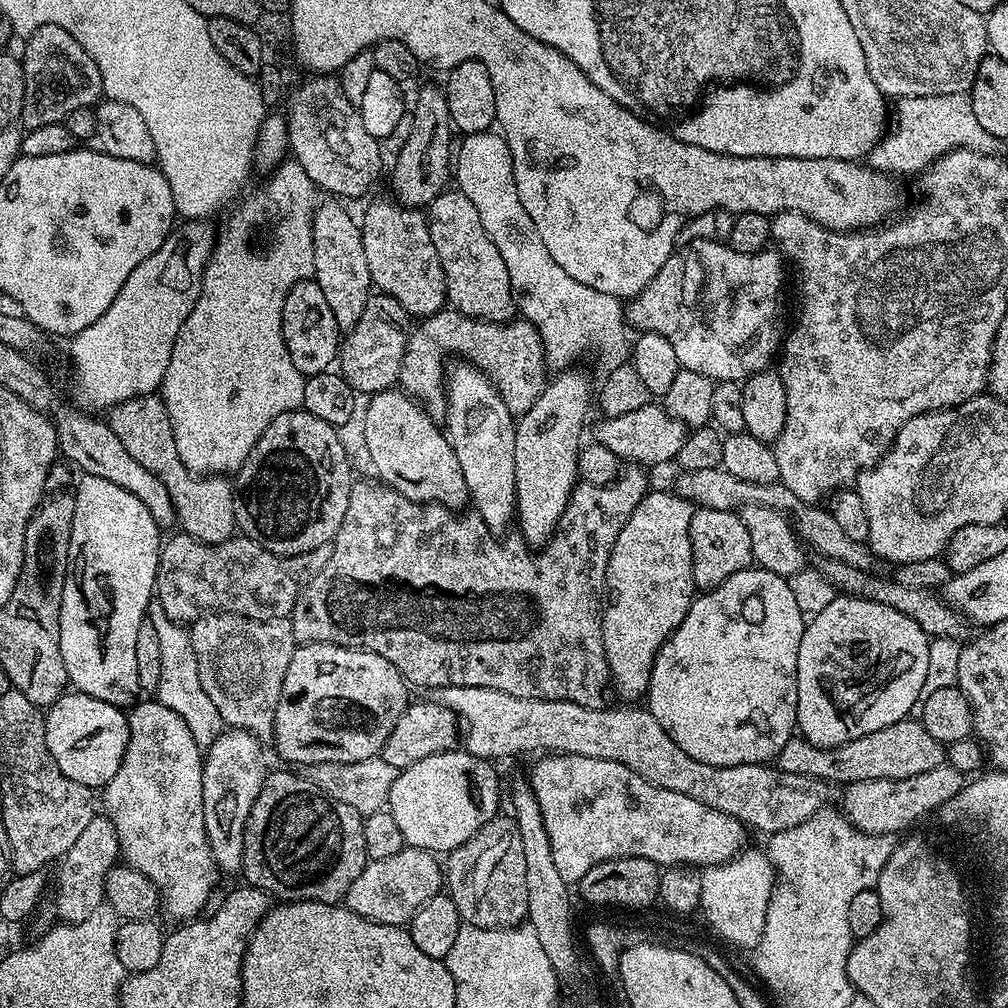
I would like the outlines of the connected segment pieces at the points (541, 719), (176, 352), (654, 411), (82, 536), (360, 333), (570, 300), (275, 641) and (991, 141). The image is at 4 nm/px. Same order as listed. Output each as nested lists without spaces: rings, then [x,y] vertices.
[[[442,688],[438,692],[438,700],[456,713],[462,725],[463,747],[470,754],[480,756],[484,760],[496,762],[499,761],[499,756],[512,756],[515,752],[532,752],[535,748],[545,748],[543,751],[548,754],[567,754],[622,762],[622,766],[634,770],[654,786],[662,786],[666,790],[686,794],[686,798],[694,798],[722,814],[730,814],[749,829],[757,828],[758,831],[764,832],[763,834],[790,830],[790,826],[798,826],[806,822],[808,816],[821,811],[822,808],[821,785],[811,780],[809,776],[786,774],[768,764],[743,764],[723,768],[698,762],[698,758],[690,758],[690,754],[686,754],[686,750],[682,750],[678,742],[674,742],[674,738],[666,734],[666,730],[662,730],[660,723],[644,706],[587,708],[578,706],[572,700],[514,698],[502,690],[489,688]]]
[[[288,158],[276,165],[272,175],[276,177],[276,184],[272,184],[272,192],[280,192],[280,204],[284,204],[284,232],[292,232],[292,236],[280,236],[276,240],[276,248],[272,252],[261,251],[264,256],[256,256],[259,248],[244,248],[244,236],[240,232],[232,232],[228,240],[224,240],[224,248],[220,248],[220,256],[212,256],[204,267],[204,281],[200,286],[198,302],[194,302],[194,310],[182,322],[182,330],[178,330],[178,338],[174,342],[174,350],[170,354],[170,366],[166,366],[164,380],[160,383],[158,392],[162,397],[166,410],[170,416],[170,426],[174,430],[174,442],[178,446],[178,454],[188,469],[197,474],[232,474],[244,464],[244,459],[258,442],[258,438],[270,426],[270,422],[283,412],[295,412],[304,403],[302,390],[306,377],[300,373],[298,366],[290,362],[290,354],[286,350],[286,342],[282,338],[282,306],[286,302],[286,294],[298,282],[311,280],[314,276],[314,242],[312,241],[312,214],[314,203],[308,196],[317,195],[318,189],[315,182],[302,170],[302,166],[295,159]]]
[[[649,402],[642,406],[642,410],[634,410],[631,414],[622,414],[618,418],[604,418],[601,421],[596,428],[595,443],[606,446],[621,462],[627,462],[632,466],[675,461],[678,450],[682,450],[682,442],[689,433],[689,429],[685,428],[682,422],[678,422],[678,418],[671,416],[656,402]]]
[[[89,476],[79,477],[81,480],[74,487],[74,522],[70,530],[70,550],[68,551],[68,578],[64,581],[62,590],[62,606],[60,607],[60,649],[62,650],[62,662],[66,666],[68,683],[75,691],[85,692],[90,698],[98,698],[102,702],[110,702],[121,710],[137,703],[141,695],[140,683],[138,682],[138,658],[134,646],[138,643],[138,626],[142,624],[148,614],[148,604],[154,599],[156,587],[156,571],[158,570],[158,558],[160,557],[160,545],[162,543],[161,525],[150,518],[150,510],[130,494],[130,490],[122,490],[122,486],[114,486],[114,482],[106,482],[106,478]]]
[[[383,294],[369,295],[355,326],[347,329],[338,353],[338,371],[357,394],[389,391],[399,381],[410,335],[408,311]]]
[[[496,130],[470,132],[461,140],[464,141],[460,149],[458,144],[454,152],[455,187],[474,202],[474,210],[478,210],[486,234],[490,234],[498,246],[510,274],[519,315],[538,330],[549,365],[556,370],[571,369],[584,351],[596,352],[608,370],[625,363],[630,356],[630,344],[624,333],[626,312],[621,301],[602,294],[602,290],[594,290],[594,286],[574,282],[574,278],[550,258],[550,250],[542,246],[542,238],[538,238],[534,222],[530,222],[530,214],[526,214],[518,198],[510,146],[503,135]]]
[[[208,610],[192,621],[190,639],[191,655],[197,658],[198,681],[210,701],[214,702],[223,723],[228,728],[244,728],[250,734],[261,738],[271,737],[282,690],[282,678],[286,678],[286,666],[290,666],[290,658],[298,647],[298,641],[292,633],[291,619],[252,620],[248,616],[239,616],[233,612]]]
[[[965,93],[901,96],[895,104],[894,123],[885,131],[884,139],[878,141],[868,153],[867,167],[885,174],[897,174],[896,172],[918,174],[933,164],[939,156],[959,148],[974,148],[990,153],[997,151],[996,137],[982,130],[982,125],[978,123],[978,118],[974,114],[972,101]]]

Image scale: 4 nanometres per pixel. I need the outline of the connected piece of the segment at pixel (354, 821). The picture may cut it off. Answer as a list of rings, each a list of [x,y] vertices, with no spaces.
[[[269,771],[268,777],[264,779],[262,790],[250,810],[250,818],[244,827],[244,867],[242,869],[242,876],[248,879],[245,881],[251,887],[261,888],[264,892],[268,893],[269,897],[275,898],[280,902],[287,902],[289,900],[317,900],[323,904],[335,904],[343,901],[344,895],[348,892],[350,882],[354,882],[354,878],[358,878],[358,874],[362,874],[362,870],[369,861],[368,855],[366,854],[363,819],[360,813],[355,812],[350,806],[346,806],[346,802],[338,802],[334,798],[330,798],[322,790],[318,790],[318,786],[314,786],[314,782],[305,780],[303,775],[296,773],[295,776],[292,773],[295,771],[284,771],[288,772]]]

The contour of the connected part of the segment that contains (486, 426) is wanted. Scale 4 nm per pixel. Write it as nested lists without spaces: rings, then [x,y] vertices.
[[[467,362],[453,364],[456,365],[453,368],[451,365],[446,372],[446,435],[458,458],[458,466],[462,466],[471,507],[480,513],[482,522],[486,522],[493,534],[504,534],[516,515],[516,420],[486,374]]]

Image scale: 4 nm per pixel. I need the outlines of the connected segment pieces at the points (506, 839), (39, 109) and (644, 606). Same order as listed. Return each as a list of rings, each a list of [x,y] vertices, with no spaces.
[[[496,815],[465,844],[447,853],[446,892],[454,906],[458,906],[458,914],[465,925],[485,926],[484,912],[488,916],[495,912],[505,915],[503,923],[508,926],[519,925],[525,919],[528,910],[526,854],[522,850],[522,834],[511,815]]]
[[[40,26],[24,44],[24,54],[20,56],[24,67],[24,105],[20,120],[25,129],[61,123],[74,110],[92,108],[104,96],[96,63],[62,27]]]
[[[649,491],[648,495],[638,502],[630,514],[608,563],[608,583],[606,585],[606,603],[602,618],[602,646],[606,650],[608,675],[611,687],[621,696],[621,701],[636,702],[647,693],[652,677],[652,667],[656,655],[664,643],[674,634],[674,630],[686,618],[698,589],[694,582],[692,569],[692,543],[690,542],[690,518],[694,504],[677,496],[675,491]]]

